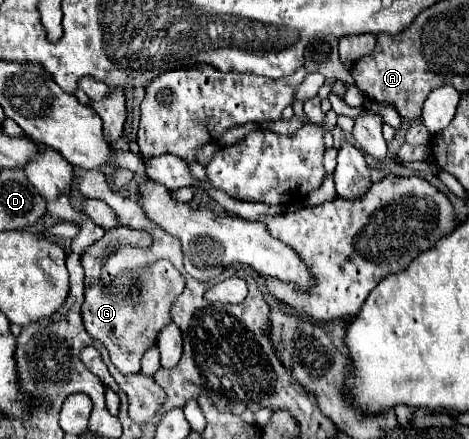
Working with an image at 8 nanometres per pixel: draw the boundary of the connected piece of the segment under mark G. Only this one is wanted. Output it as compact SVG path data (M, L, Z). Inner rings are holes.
M119 226L113 230L107 230L101 240L91 244L83 256L81 264L85 270L85 304L83 304L83 322L91 338L99 340L111 356L111 362L117 366L123 374L135 374L139 372L139 360L147 352L147 346L153 346L157 342L159 330L163 326L171 324L171 306L175 298L185 290L185 278L171 266L171 262L155 262L153 266L147 266L143 270L143 278L133 278L131 274L121 274L115 280L115 286L111 290L103 290L103 284L99 280L103 262L107 256L123 246L125 242L129 246L145 248L145 236L149 236L143 230L131 230L127 226ZM169 276L173 278L169 280ZM173 286L173 292L165 292L163 288ZM167 318L167 322L165 322Z

